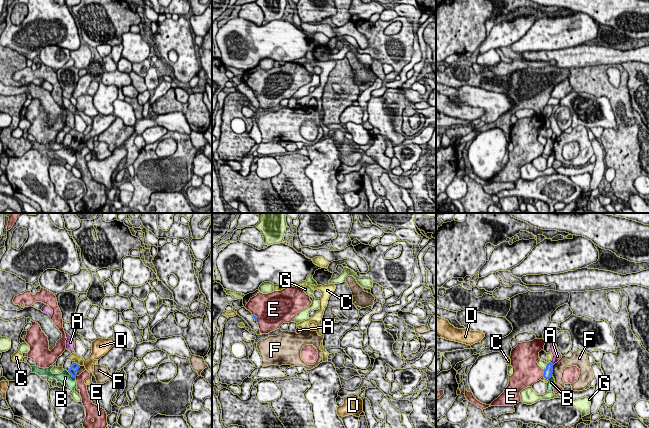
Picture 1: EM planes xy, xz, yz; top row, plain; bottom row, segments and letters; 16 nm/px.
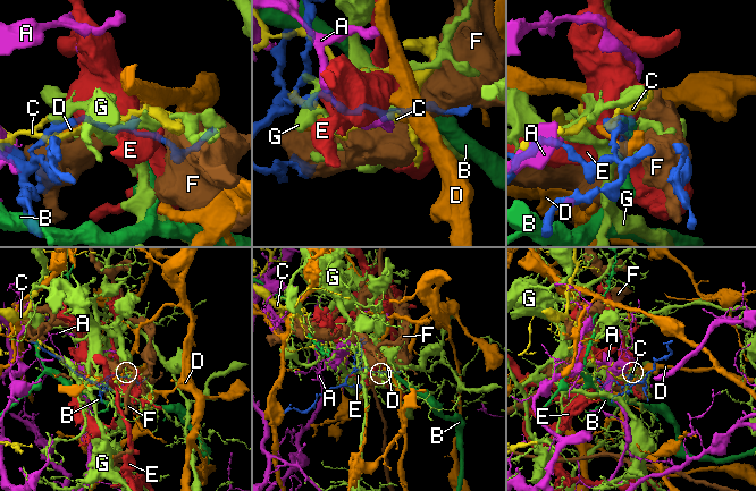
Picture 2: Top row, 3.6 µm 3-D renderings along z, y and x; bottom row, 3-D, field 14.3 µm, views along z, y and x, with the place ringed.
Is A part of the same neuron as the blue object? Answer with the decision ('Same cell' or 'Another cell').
Another cell

